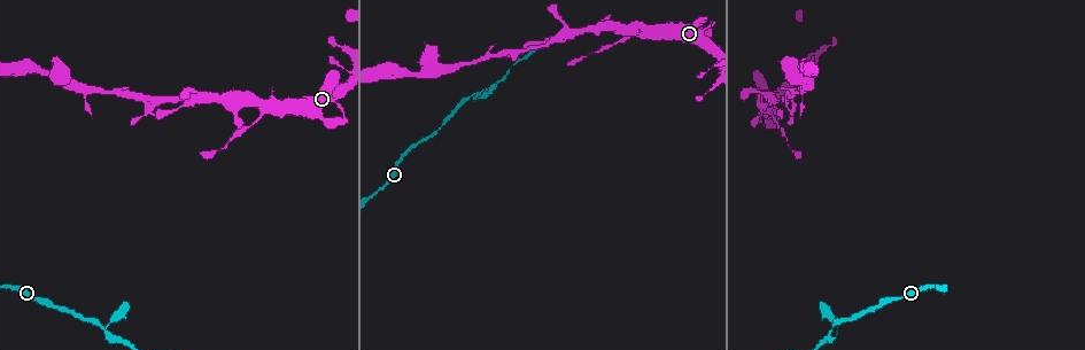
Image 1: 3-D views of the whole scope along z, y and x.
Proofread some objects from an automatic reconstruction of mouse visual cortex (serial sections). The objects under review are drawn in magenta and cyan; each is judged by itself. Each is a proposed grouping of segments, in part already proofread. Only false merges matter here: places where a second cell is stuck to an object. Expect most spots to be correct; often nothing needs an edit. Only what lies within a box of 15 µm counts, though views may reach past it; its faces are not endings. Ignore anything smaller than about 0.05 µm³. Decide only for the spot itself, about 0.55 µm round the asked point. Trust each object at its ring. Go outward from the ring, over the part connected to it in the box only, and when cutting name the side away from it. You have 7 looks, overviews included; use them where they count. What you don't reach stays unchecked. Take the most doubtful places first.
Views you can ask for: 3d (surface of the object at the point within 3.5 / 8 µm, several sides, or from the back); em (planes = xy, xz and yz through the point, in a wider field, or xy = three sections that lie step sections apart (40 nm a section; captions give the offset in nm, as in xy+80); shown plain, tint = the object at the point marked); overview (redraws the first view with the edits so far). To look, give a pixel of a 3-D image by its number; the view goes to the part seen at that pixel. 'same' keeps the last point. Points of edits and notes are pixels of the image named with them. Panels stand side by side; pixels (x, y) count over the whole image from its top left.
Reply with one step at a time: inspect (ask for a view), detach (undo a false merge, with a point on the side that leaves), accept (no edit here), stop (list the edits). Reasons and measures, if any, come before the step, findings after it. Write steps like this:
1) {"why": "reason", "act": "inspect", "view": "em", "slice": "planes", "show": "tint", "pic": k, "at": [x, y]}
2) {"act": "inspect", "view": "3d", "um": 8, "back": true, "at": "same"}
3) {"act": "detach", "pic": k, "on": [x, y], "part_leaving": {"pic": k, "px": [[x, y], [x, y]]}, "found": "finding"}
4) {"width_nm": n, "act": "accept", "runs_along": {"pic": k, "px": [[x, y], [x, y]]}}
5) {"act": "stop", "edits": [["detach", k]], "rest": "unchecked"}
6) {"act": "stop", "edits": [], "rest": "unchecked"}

{"why": "calibre changes", "act": "inspect", "view": "3d", "um": 3.5, "pic": 1, "at": [474, 96]}

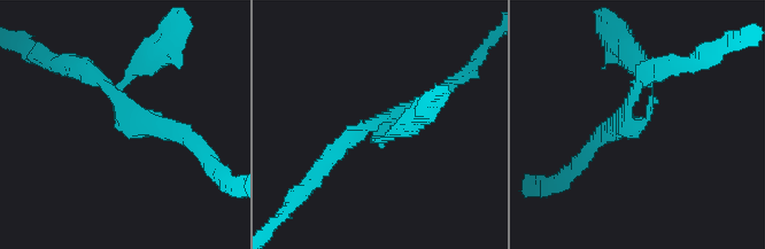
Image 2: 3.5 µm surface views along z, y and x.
{"arms": 3, "arm_widths_nm": [200, 200, 250], "act": "inspect", "view": "em", "slice": "xy", "step": 2, "show": "tint", "pic": 2, "at": [385, 119]}

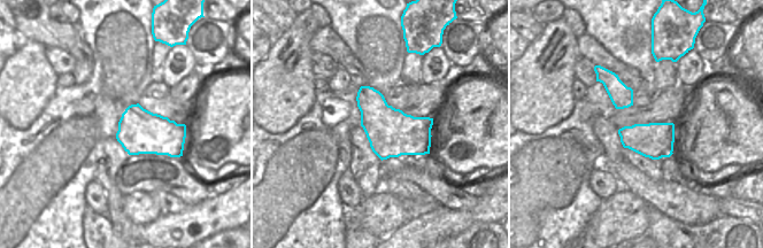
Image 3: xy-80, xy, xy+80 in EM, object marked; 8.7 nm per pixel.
{"act": "inspect", "view": "em", "slice": "planes", "show": "tint", "at": "same"}

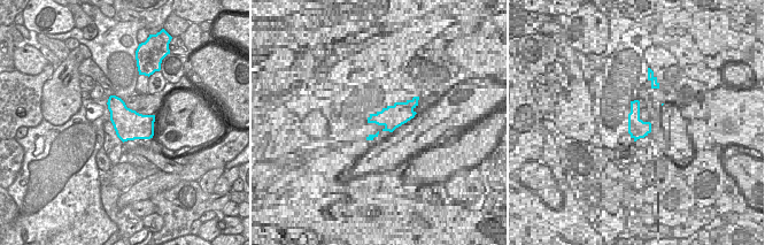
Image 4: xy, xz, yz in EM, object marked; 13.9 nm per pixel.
{"act": "accept", "runs_along": {"pic": 2, "px": [[332, 154], [381, 118], [385, 135]]}, "found": "all the same cell"}

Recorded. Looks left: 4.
{"why": "arms part here", "act": "inspect", "view": "3d", "um": 3.5, "pic": 1, "at": [632, 32]}

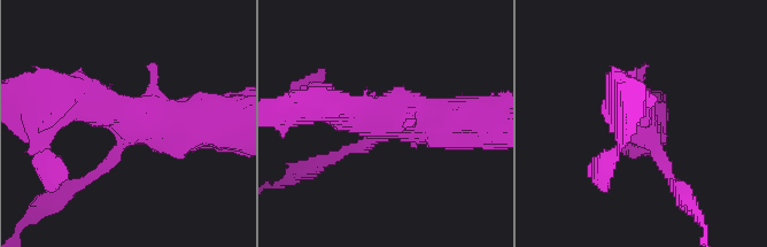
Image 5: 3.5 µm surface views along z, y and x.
{"act": "inspect", "view": "em", "slice": "xy", "step": 5, "show": "tint", "pic": 5, "at": [131, 130]}

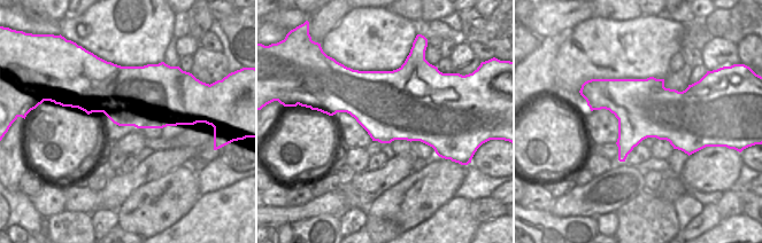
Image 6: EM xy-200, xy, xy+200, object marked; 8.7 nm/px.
{"act": "accept", "found": "all the same cell"}

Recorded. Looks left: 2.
{"act": "stop", "edits": [], "rest": "unchecked"}

